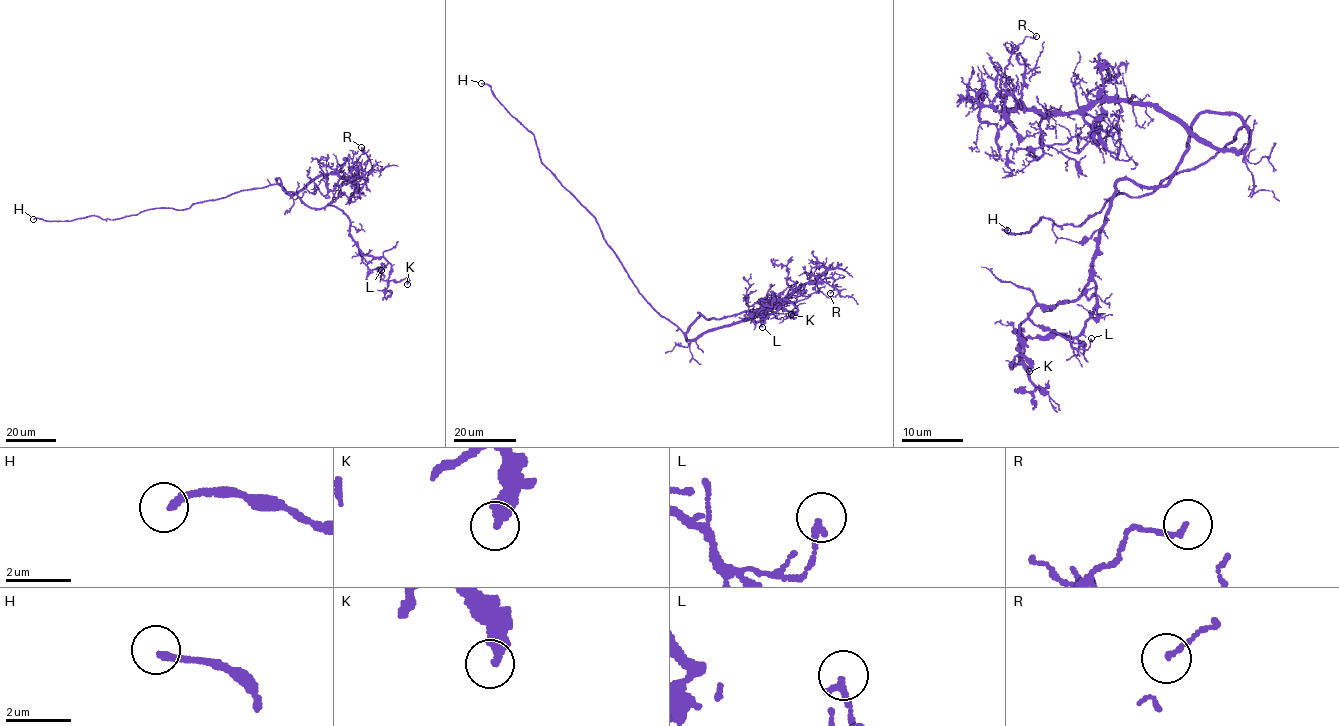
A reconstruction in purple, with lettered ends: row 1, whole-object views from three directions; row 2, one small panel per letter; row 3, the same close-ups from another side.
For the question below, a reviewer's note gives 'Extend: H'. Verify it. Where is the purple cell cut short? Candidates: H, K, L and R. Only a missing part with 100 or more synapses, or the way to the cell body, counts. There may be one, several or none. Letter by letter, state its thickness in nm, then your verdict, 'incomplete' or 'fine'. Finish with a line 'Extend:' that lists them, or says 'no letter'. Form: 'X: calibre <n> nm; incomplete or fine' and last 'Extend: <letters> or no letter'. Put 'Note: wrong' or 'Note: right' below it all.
H: calibre 200 nm; incomplete
K: calibre 440 nm; fine
L: calibre 190 nm; fine
R: calibre 140 nm; fine
Extend: H
Note: right

